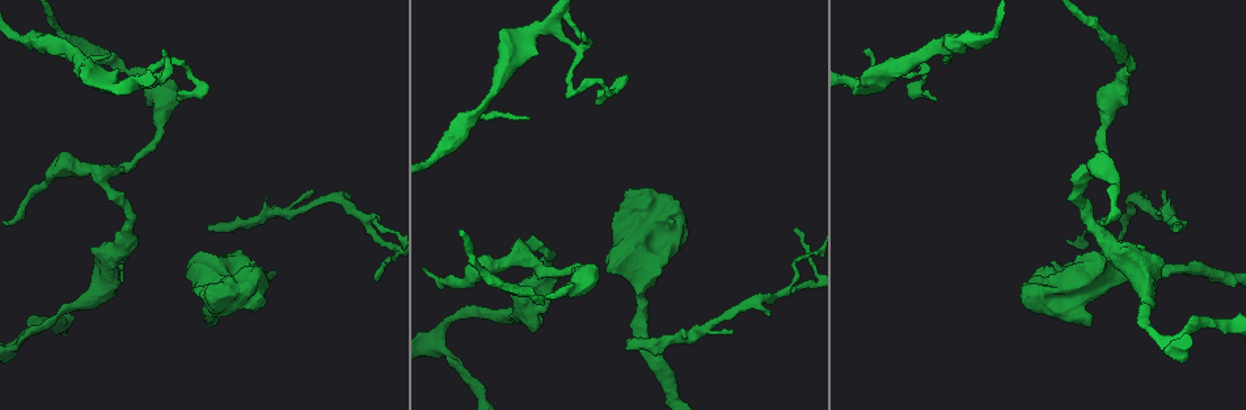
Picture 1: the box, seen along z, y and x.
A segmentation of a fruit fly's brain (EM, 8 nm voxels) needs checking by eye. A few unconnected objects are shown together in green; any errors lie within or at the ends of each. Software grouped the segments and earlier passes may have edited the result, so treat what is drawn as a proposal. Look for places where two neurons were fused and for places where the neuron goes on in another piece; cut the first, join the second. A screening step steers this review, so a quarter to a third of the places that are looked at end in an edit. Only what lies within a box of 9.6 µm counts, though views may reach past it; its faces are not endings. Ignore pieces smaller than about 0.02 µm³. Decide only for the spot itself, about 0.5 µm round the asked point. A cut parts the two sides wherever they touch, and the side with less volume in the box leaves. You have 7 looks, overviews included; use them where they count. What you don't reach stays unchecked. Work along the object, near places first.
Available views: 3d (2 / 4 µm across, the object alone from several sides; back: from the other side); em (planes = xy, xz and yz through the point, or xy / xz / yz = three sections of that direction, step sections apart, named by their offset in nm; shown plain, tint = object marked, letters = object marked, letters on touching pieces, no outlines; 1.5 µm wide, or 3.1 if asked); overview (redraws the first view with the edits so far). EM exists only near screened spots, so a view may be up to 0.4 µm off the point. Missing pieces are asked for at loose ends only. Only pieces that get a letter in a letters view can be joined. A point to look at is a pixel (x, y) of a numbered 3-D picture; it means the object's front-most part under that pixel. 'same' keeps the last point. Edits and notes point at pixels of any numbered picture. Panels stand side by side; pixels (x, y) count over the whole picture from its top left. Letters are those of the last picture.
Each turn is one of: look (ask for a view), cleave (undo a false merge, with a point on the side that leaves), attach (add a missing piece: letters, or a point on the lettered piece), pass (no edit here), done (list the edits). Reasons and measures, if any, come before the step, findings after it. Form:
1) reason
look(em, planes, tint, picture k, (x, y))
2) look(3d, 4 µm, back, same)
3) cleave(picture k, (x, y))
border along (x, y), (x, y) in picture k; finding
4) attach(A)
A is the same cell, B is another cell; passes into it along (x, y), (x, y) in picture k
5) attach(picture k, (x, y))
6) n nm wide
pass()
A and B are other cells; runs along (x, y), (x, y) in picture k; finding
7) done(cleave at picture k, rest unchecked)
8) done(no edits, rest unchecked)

branch stops here
look(em, planes, plain, picture 1, (260, 277))

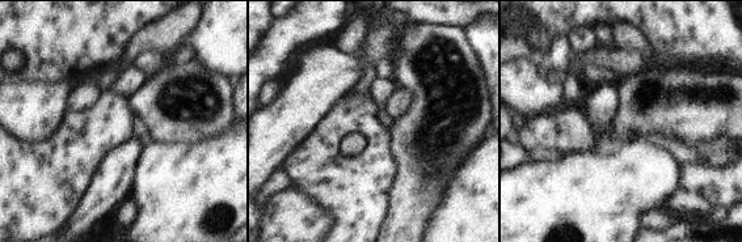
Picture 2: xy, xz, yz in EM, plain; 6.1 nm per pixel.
look(em, planes, letters, same)

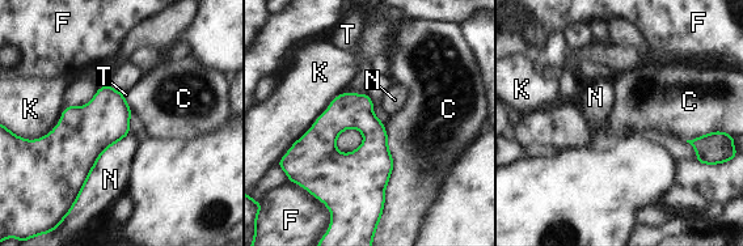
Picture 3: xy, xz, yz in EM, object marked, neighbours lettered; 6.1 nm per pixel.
pass()
C, F, K, N and T are other cells; border along (349, 90), (366, 93) in picture 3; none of them fits

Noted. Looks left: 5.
branch stops here
look(em, planes, letters, picture 1, (208, 227))

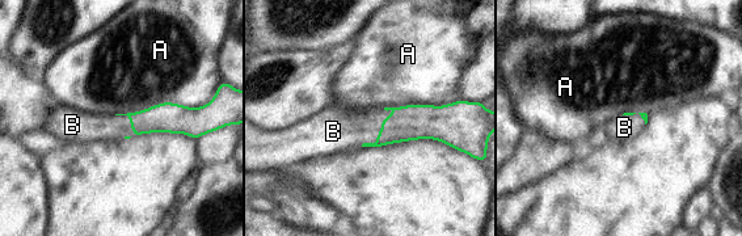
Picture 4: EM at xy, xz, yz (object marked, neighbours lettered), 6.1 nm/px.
attach(picture 4, (338, 131))
B is the same cell, A is another cell; passes into it along (410, 122), (379, 131), (338, 131) in picture 4; it goes on there

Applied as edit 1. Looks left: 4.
redraw
look(overview)

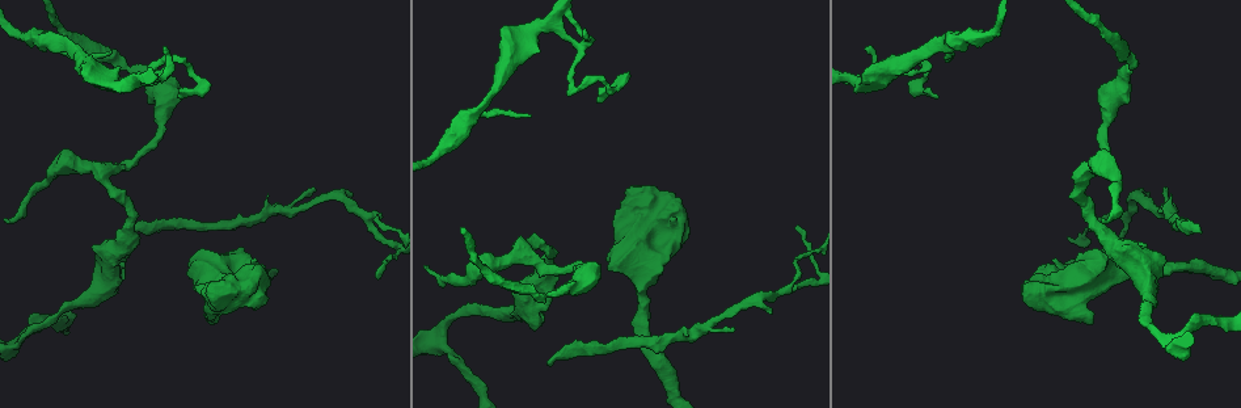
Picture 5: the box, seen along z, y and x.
arms part here
look(em, planes, plain, picture 5, (104, 173))

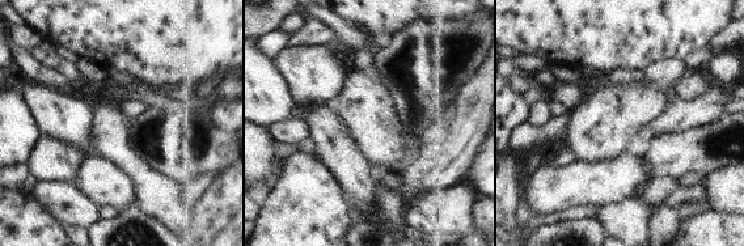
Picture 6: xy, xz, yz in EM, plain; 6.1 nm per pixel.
with the object marked
look(em, planes, tint, same)

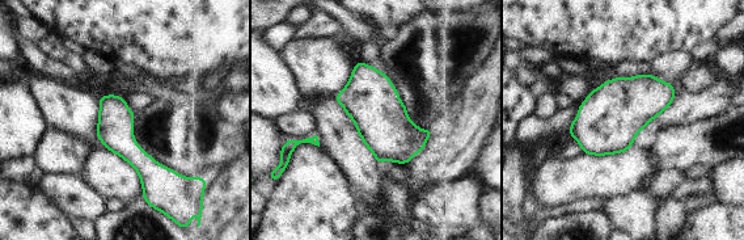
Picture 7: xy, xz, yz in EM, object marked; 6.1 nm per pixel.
look(em, planes, letters, same)

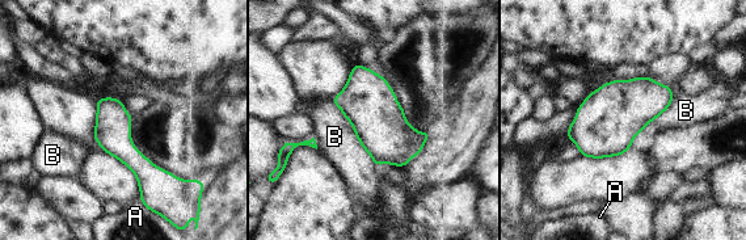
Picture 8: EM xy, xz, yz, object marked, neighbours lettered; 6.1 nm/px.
pass()
A and B are other cells; border along (332, 100), (376, 165) in picture 8; one neuron here

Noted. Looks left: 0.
done(attach at picture 4, rest unchecked)

